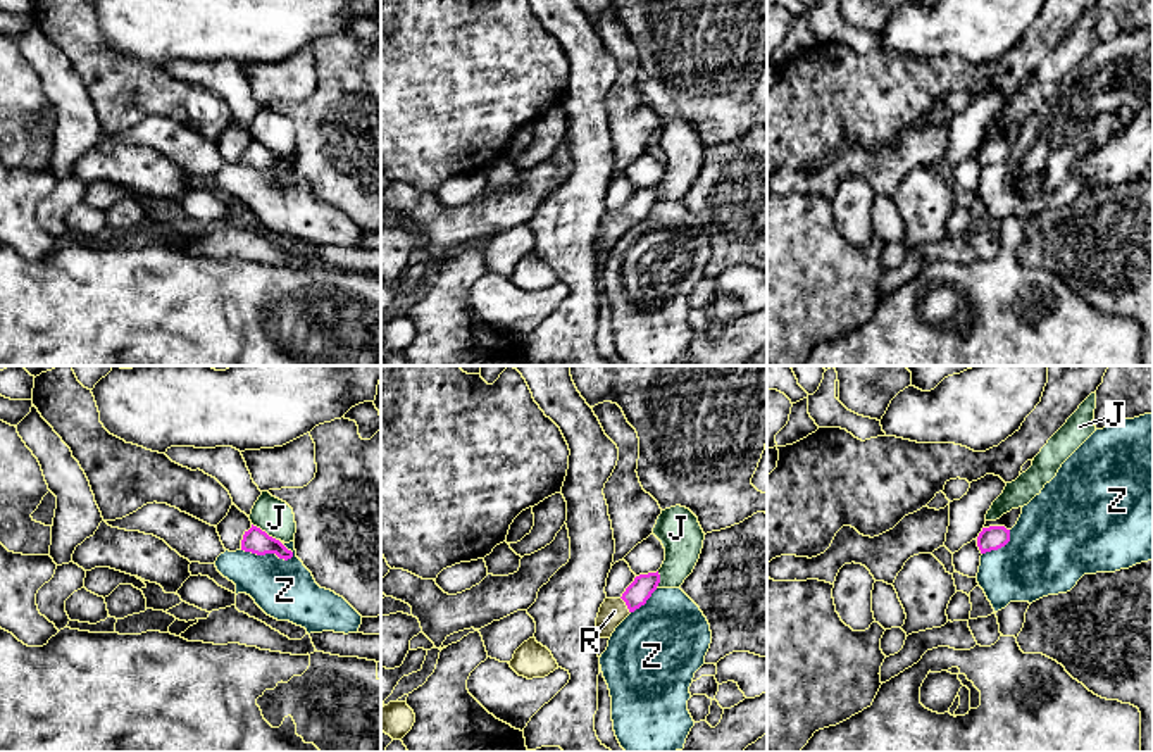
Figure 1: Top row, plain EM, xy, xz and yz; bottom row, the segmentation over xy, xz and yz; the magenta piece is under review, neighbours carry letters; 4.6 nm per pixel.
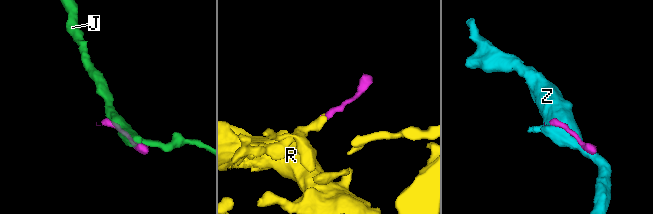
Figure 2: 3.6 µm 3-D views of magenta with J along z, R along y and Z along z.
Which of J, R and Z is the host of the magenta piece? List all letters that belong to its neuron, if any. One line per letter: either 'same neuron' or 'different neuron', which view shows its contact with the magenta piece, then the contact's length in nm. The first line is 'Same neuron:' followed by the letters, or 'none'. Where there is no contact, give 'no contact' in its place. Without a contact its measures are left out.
Same neuron: R
J: different neuron; meets magenta in xy; contact 150 nm long
R: same neuron; meets magenta in xz; contact 90 nm long
Z: different neuron; meets magenta in xy; contact 260 nm long

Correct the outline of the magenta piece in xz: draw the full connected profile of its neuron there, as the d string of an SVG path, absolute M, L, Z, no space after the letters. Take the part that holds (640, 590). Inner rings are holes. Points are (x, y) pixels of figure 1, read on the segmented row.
M648 573L639 574L626 588L620 598L605 598L600 607L596 626L595 626L595 642L600 638L610 638L615 628L636 609L646 604L651 593L660 583L660 574Z

